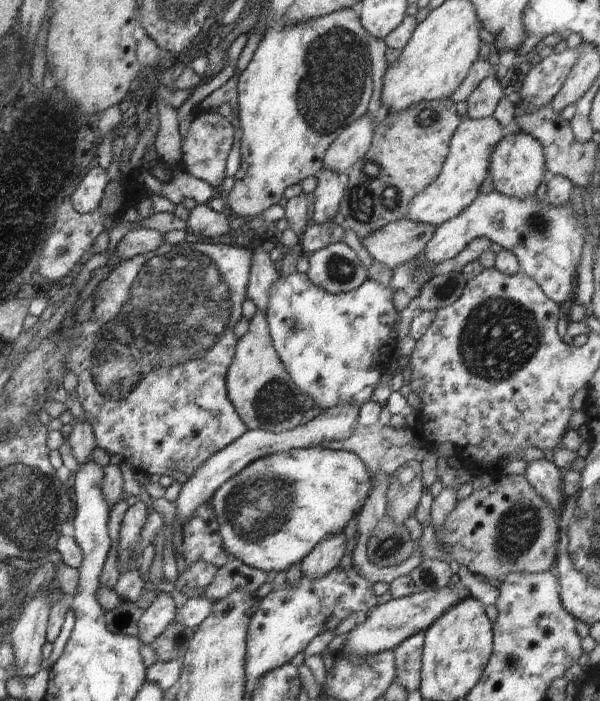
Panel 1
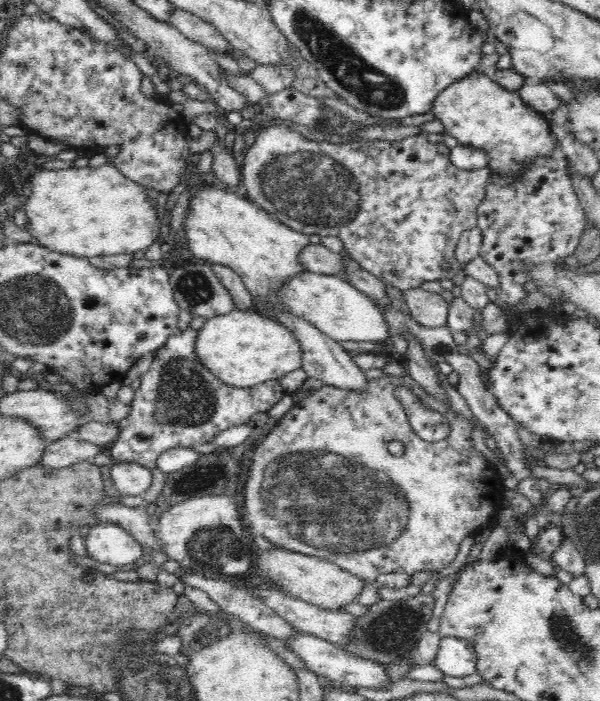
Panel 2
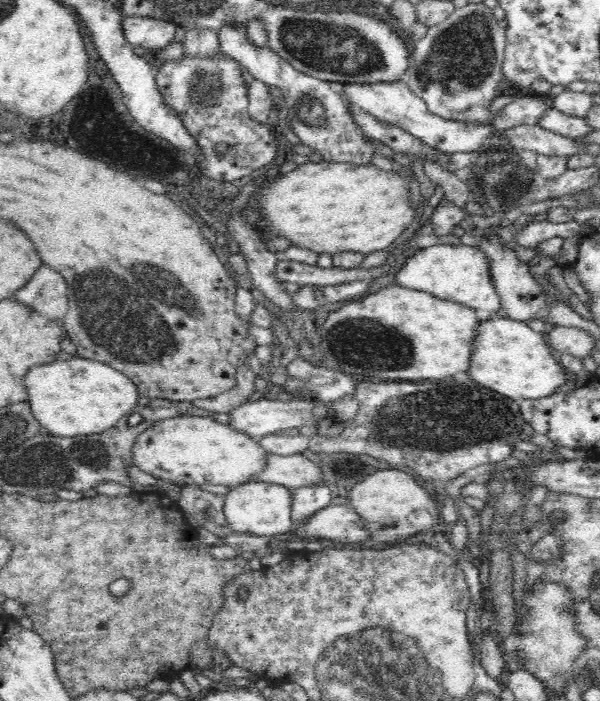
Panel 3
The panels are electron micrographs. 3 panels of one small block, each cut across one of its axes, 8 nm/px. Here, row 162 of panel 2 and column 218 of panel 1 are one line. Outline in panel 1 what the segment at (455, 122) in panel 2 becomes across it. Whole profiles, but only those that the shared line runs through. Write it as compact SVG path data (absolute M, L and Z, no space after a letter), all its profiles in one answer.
M310 446L254 460L214 492L210 500L224 550L244 564L268 574L284 572L302 562L330 534L344 530L372 491L372 472L350 452Z

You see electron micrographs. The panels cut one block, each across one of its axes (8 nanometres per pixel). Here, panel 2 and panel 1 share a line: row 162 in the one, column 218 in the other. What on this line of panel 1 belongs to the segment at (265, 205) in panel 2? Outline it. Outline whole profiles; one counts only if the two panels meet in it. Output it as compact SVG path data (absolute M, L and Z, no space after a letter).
M184 241L173 246L165 244L146 254L119 261L108 277L98 283L92 297L94 302L92 316L86 322L76 322L72 326L70 348L66 352L66 366L68 371L78 376L76 400L84 410L85 421L90 424L94 432L96 446L104 449L113 460L121 459L128 462L134 470L140 470L148 477L154 474L163 476L170 472L184 472L190 478L192 472L198 470L210 456L220 452L248 431L228 399L225 379L239 340L234 334L234 326L243 317L242 303L247 297L246 288L251 263L252 251L245 247L245 241L236 246Z

